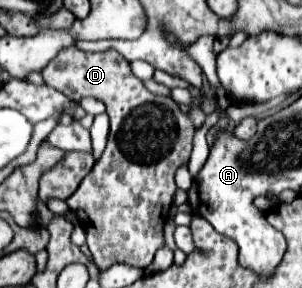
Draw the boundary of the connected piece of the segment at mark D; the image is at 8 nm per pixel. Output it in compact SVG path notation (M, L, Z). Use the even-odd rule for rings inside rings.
M77 46L61 50L57 58L53 58L43 70L41 76L47 86L63 92L69 100L79 102L79 98L91 96L101 100L107 106L107 114L111 118L111 132L107 148L101 158L95 162L91 172L83 178L73 196L67 198L69 208L79 216L81 226L87 232L87 246L93 254L93 262L99 270L107 270L117 262L125 262L137 268L147 268L153 262L155 252L163 246L163 224L169 218L169 210L175 196L175 172L185 166L191 156L195 124L193 120L173 102L169 96L151 94L139 78L133 76L129 62L115 54L115 50L107 52L83 52Z

